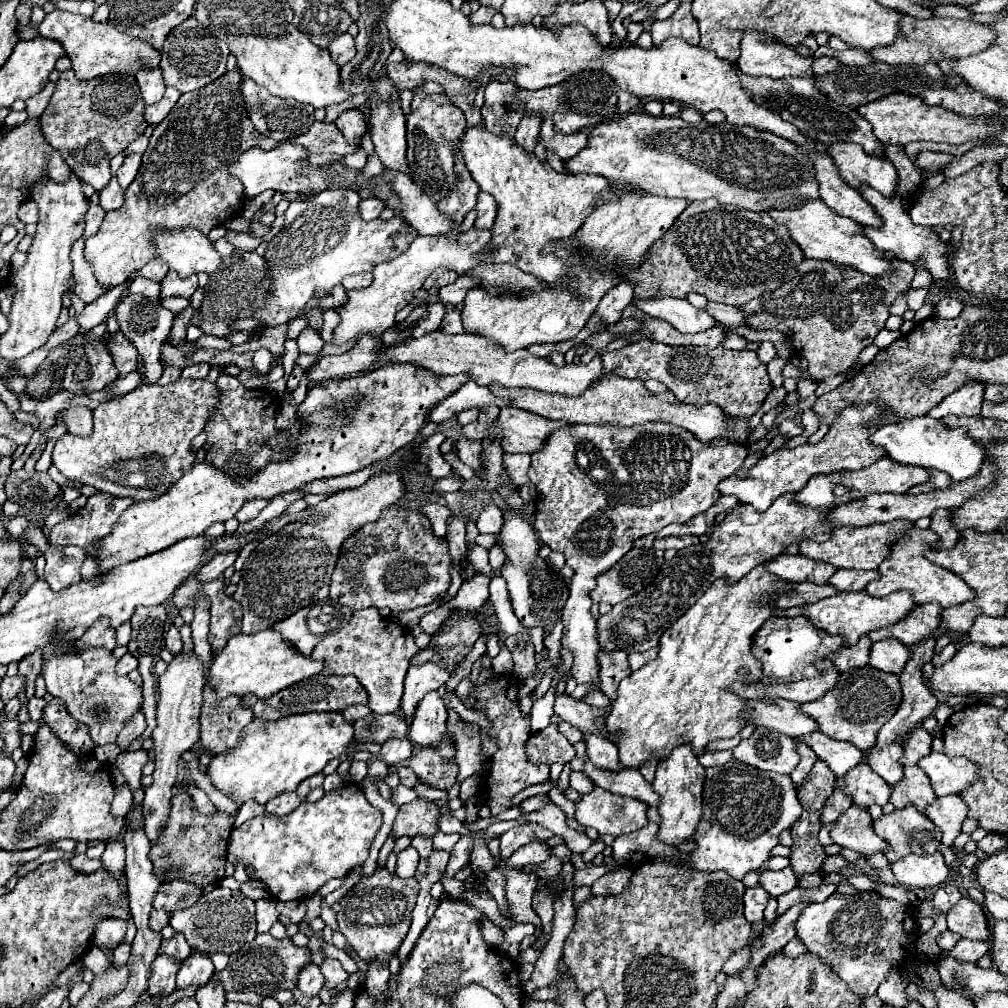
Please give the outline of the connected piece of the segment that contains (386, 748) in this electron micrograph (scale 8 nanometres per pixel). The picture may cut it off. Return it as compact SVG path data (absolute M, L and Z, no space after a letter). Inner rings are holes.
M393 738L387 740L381 748L381 760L385 760L389 766L397 764L397 762L405 762L413 752L413 744L409 738Z

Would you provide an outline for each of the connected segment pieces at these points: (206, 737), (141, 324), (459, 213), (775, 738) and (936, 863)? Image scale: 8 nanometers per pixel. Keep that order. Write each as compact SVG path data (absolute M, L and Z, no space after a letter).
M205 686L203 690L203 708L201 708L201 744L205 750L209 750L211 754L219 754L225 752L225 748L233 748L243 732L243 726L251 722L253 712L251 708L241 704L239 696L231 696L231 700L215 700L215 696L211 696L211 688Z
M123 294L117 308L115 308L115 318L119 322L121 332L135 344L135 348L143 356L147 384L155 384L155 380L159 380L161 372L163 372L163 366L159 362L159 350L171 332L171 324L173 324L175 314L171 310L167 310L161 304L161 300L151 300L147 296L139 296L139 294L137 296L135 294Z
M457 152L457 166L455 166L455 172L459 172L459 184L457 184L457 188L451 192L449 198L437 202L437 210L443 212L443 214L447 214L449 220L455 226L461 224L463 218L465 218L465 214L475 208L477 194L479 194L479 186L471 180L471 174L467 172L461 156L463 154Z
M757 728L751 738L741 740L741 744L733 750L733 758L759 770L779 774L791 774L799 764L795 740L767 728Z
M935 852L933 856L909 854L909 856L893 862L891 870L895 874L895 880L905 888L937 886L949 874L949 868L947 868L941 852Z

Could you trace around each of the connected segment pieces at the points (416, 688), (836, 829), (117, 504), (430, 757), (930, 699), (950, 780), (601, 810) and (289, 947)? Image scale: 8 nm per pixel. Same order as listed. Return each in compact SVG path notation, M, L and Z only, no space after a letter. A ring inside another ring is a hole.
M439 664L411 666L405 676L405 692L401 698L401 712L409 720L415 714L417 704L431 690L439 690L447 682L449 674L439 668Z
M855 804L835 820L831 838L835 844L857 850L865 856L873 852L883 852L883 848L887 846L887 842L873 832L871 816L867 808L861 808Z
M95 492L89 496L87 504L55 524L49 532L49 542L57 546L81 546L87 550L87 544L101 540L111 532L111 526L119 520L119 514L129 508L131 498L107 496L103 492Z
M421 748L417 754L413 754L401 766L411 768L419 776L419 780L431 788L449 790L455 784L457 762L455 760L443 760L433 748Z
M925 638L919 644L913 646L911 652L911 660L905 664L905 670L899 674L899 682L901 682L901 690L903 690L903 702L899 704L899 710L895 712L895 716L891 720L887 720L877 736L877 744L889 744L889 742L901 742L905 734L909 734L915 726L919 726L923 722L923 718L931 716L933 710L937 708L937 698L931 694L931 690L925 686L923 682L923 672L921 666L923 662L929 662L933 658L935 652L935 638Z
M931 750L931 754L923 756L917 766L929 776L931 786L937 796L957 794L959 790L967 788L971 780L975 780L975 764L963 756L949 758L947 754Z
M593 788L575 802L575 820L595 828L601 836L621 836L643 828L649 822L645 812L647 804L641 800L611 794L603 788Z
M257 934L251 944L245 944L239 952L231 954L233 964L215 974L215 980L223 984L225 992L257 992L259 996L271 996L277 990L291 990L297 986L297 974L303 964L311 962L307 948L297 948L289 938L277 940L271 934Z

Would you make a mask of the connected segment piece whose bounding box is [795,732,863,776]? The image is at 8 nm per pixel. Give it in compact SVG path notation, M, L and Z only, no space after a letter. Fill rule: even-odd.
M811 732L795 740L807 744L831 768L835 776L845 776L853 766L857 766L863 760L863 752L859 748L855 748L853 744L831 740L821 732Z

